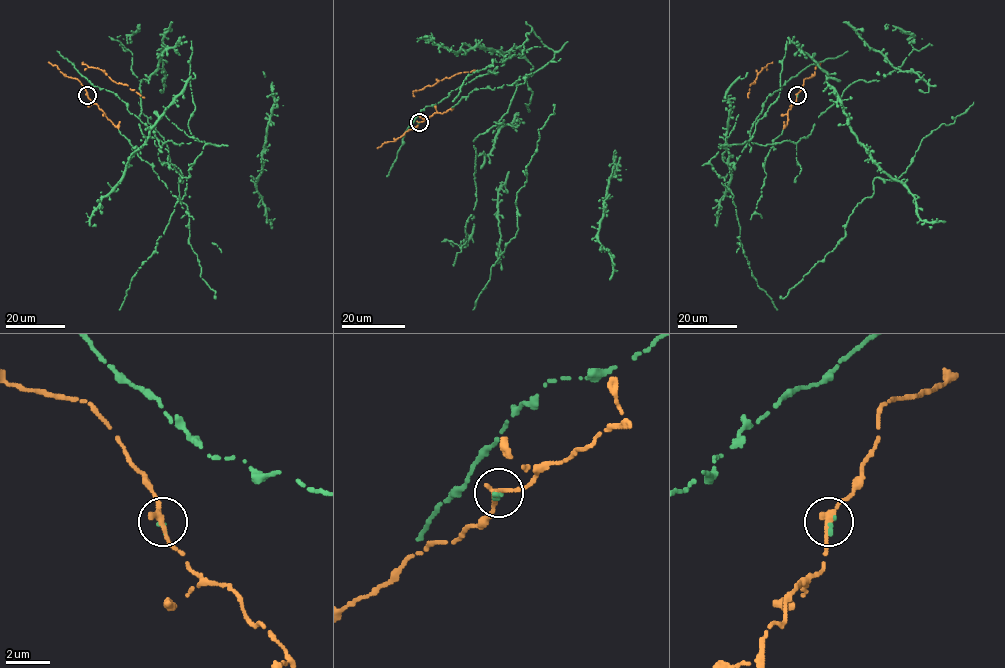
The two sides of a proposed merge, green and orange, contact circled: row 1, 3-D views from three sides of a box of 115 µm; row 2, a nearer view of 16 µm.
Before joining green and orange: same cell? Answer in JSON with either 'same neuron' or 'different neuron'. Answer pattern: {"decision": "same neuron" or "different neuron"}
{"decision": "same neuron"}

